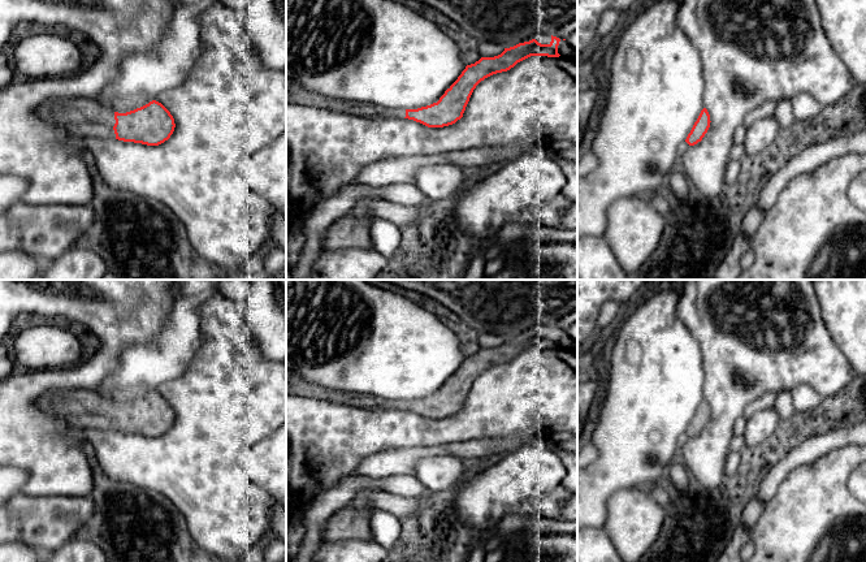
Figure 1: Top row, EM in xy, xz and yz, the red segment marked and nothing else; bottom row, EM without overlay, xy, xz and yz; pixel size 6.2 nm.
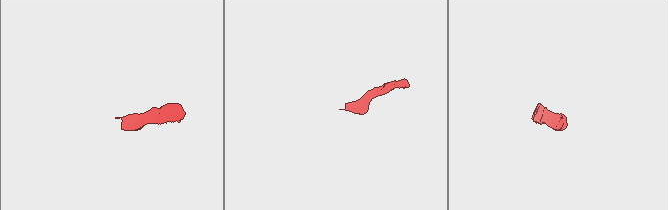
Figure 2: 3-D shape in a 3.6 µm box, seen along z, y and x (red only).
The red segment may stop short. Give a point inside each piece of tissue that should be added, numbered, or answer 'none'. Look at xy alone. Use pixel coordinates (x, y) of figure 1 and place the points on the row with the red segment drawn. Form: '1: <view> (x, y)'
1: xy (81, 117)

